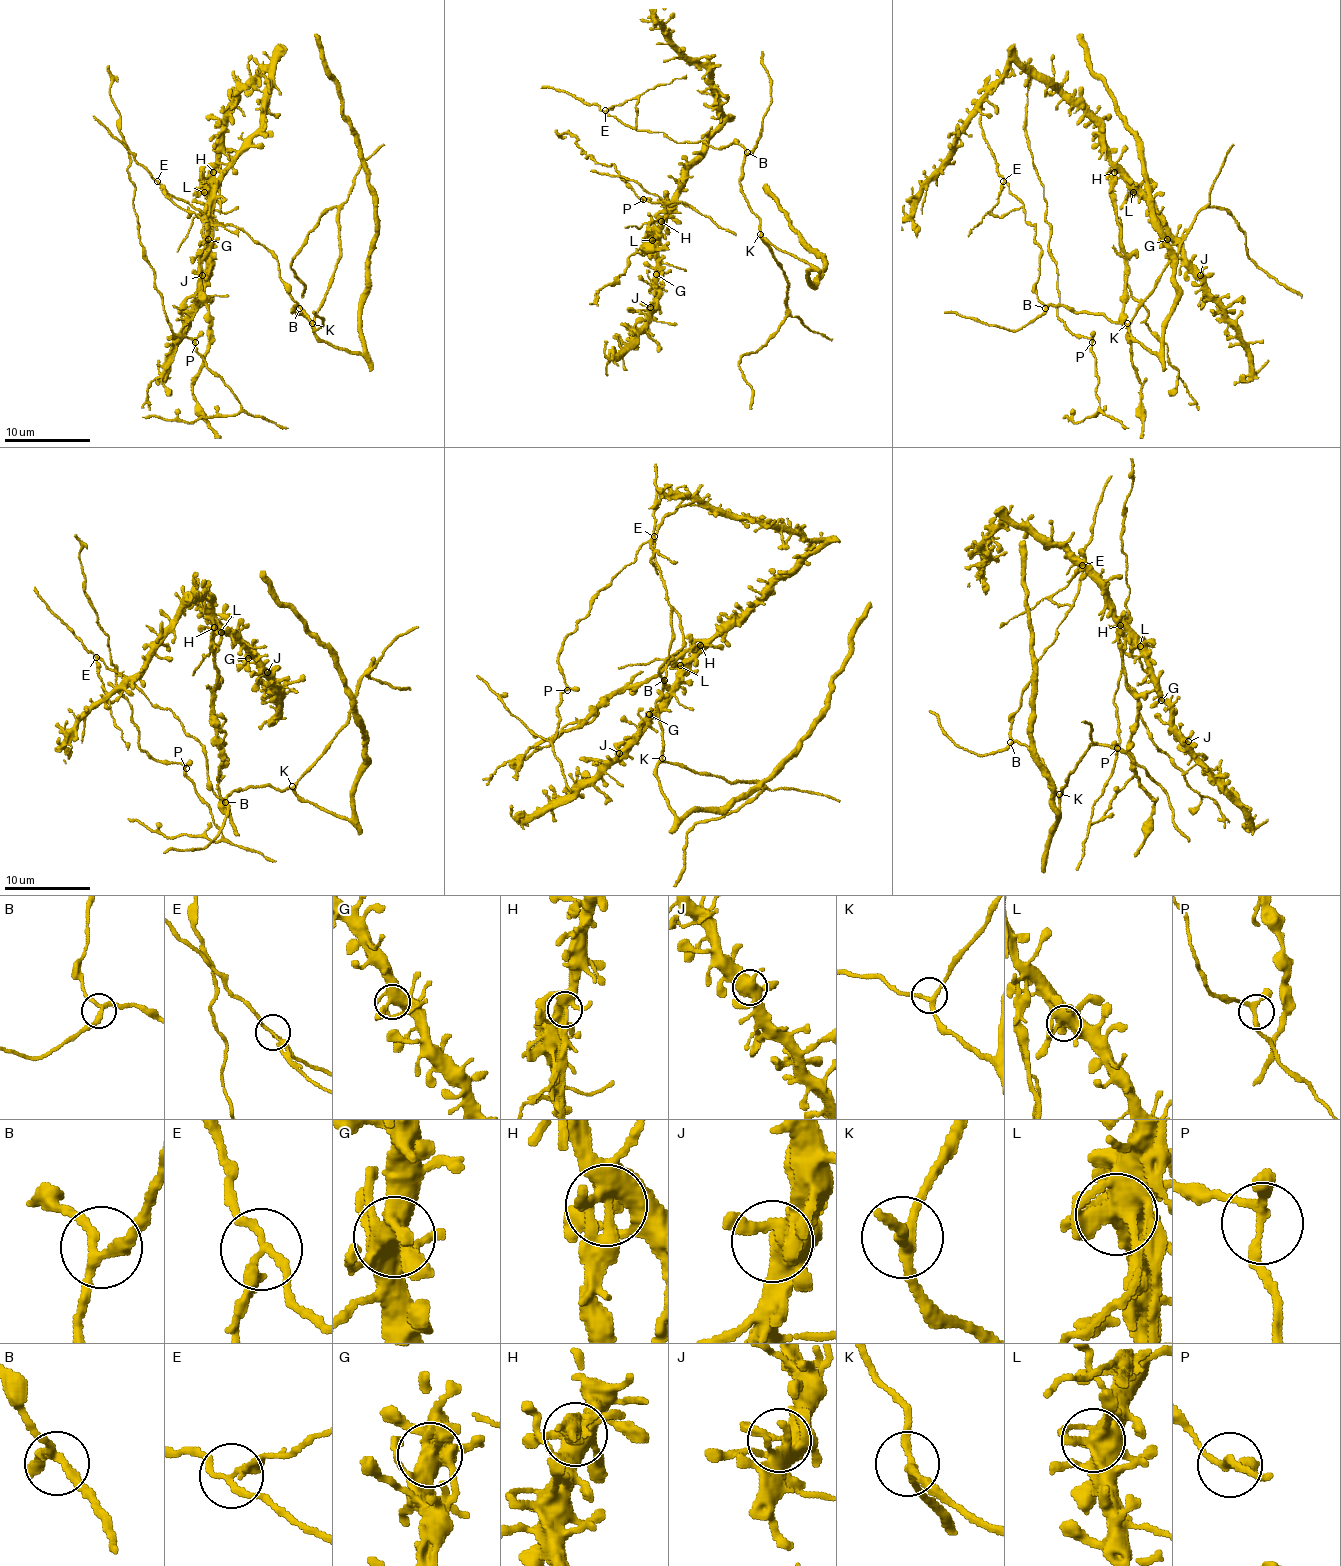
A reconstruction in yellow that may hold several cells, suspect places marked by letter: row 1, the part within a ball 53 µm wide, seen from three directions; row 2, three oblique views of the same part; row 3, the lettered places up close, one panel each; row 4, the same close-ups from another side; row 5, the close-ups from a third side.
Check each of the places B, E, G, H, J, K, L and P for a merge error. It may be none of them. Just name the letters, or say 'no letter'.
E, H

